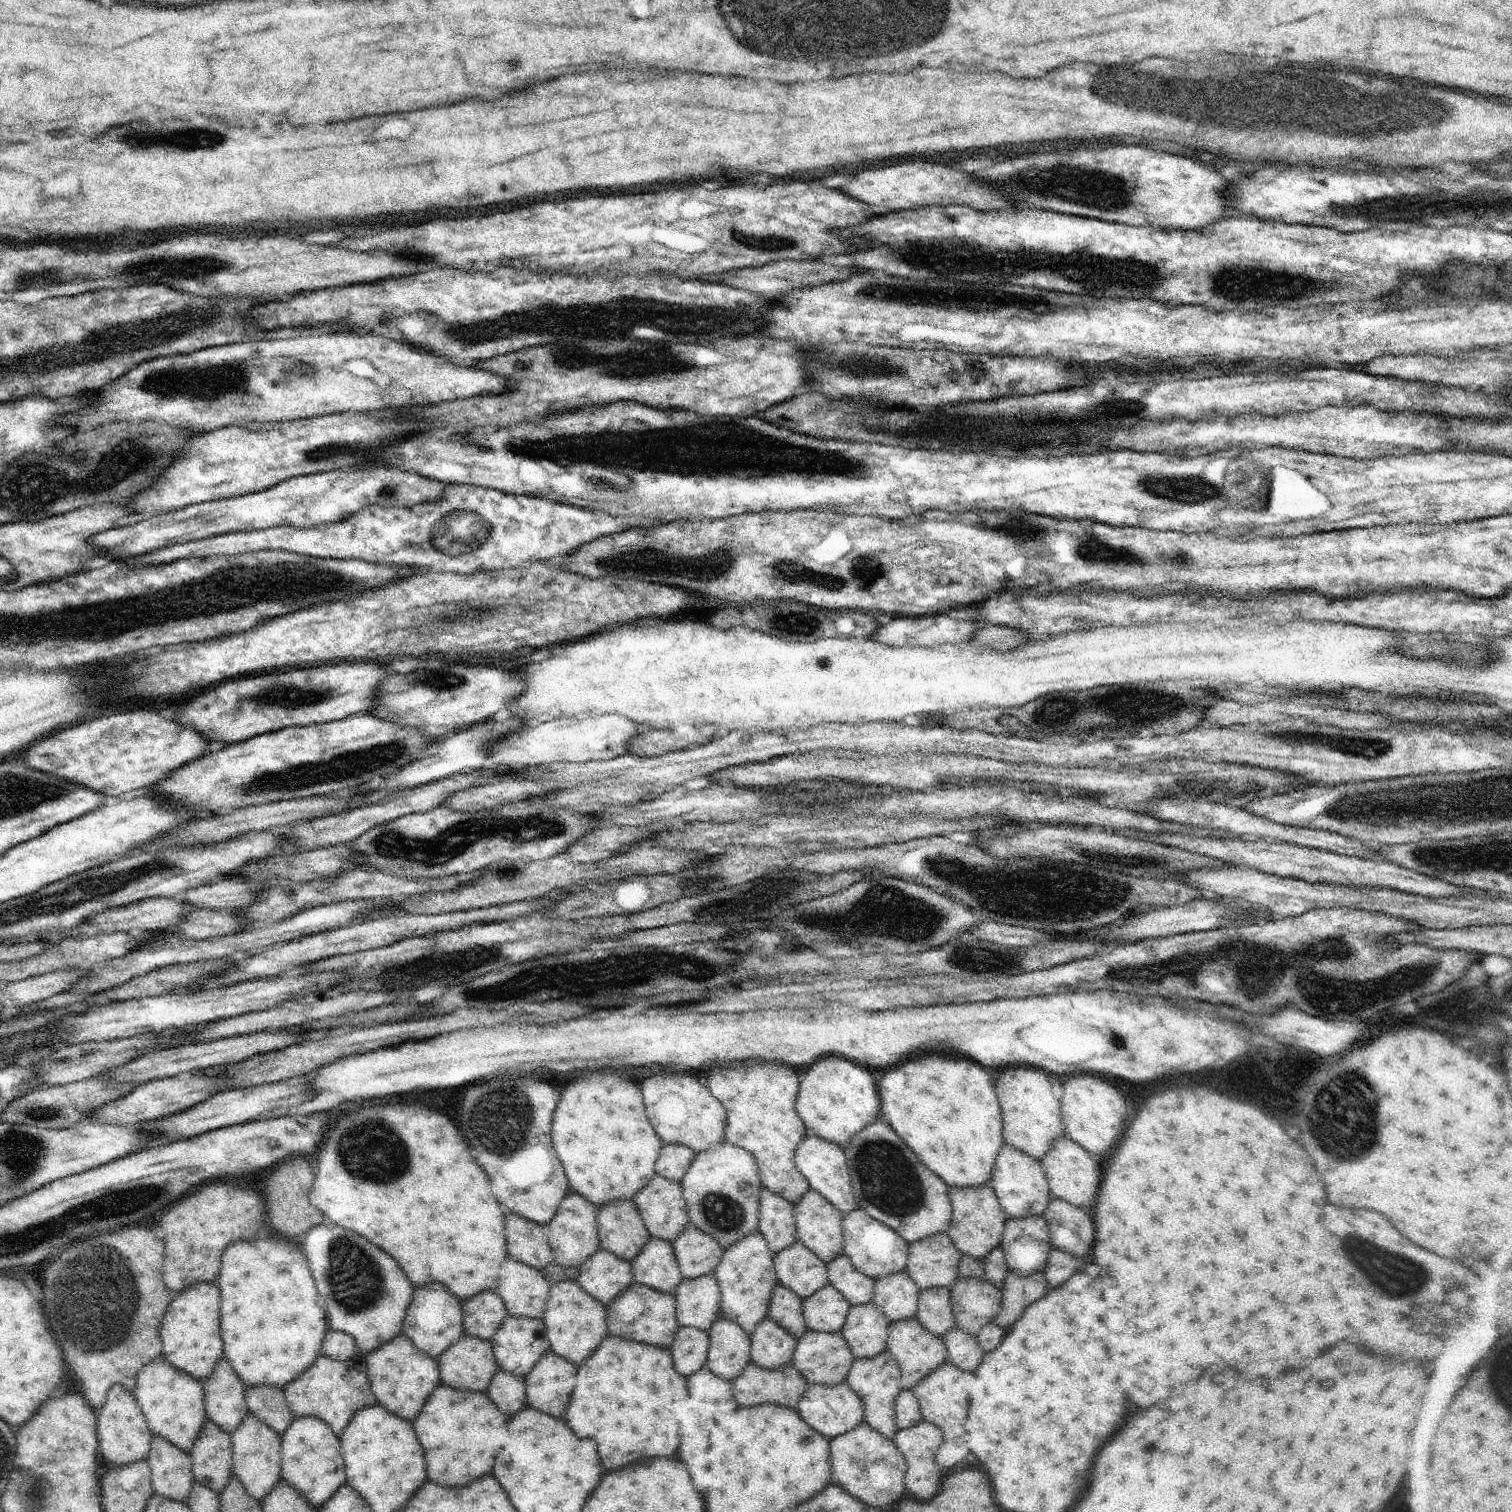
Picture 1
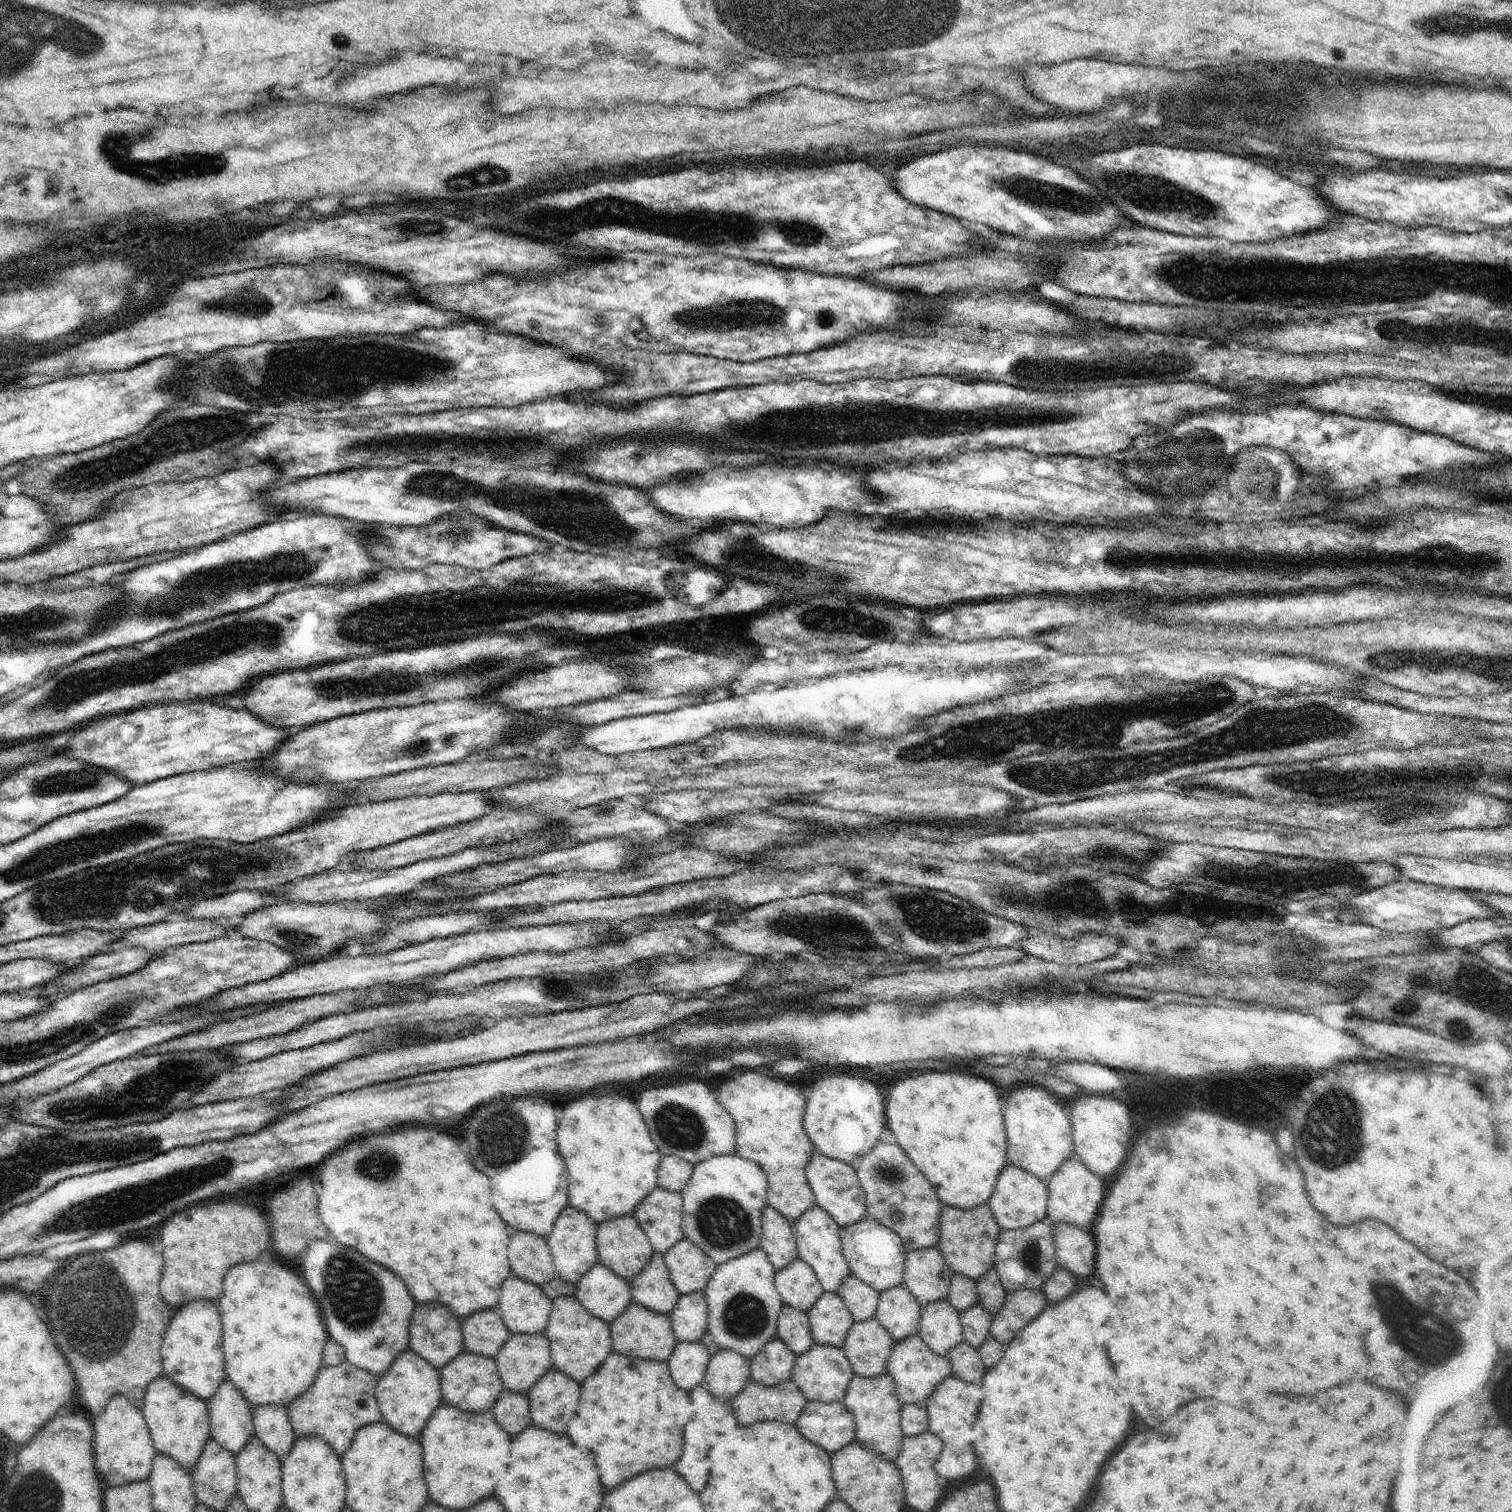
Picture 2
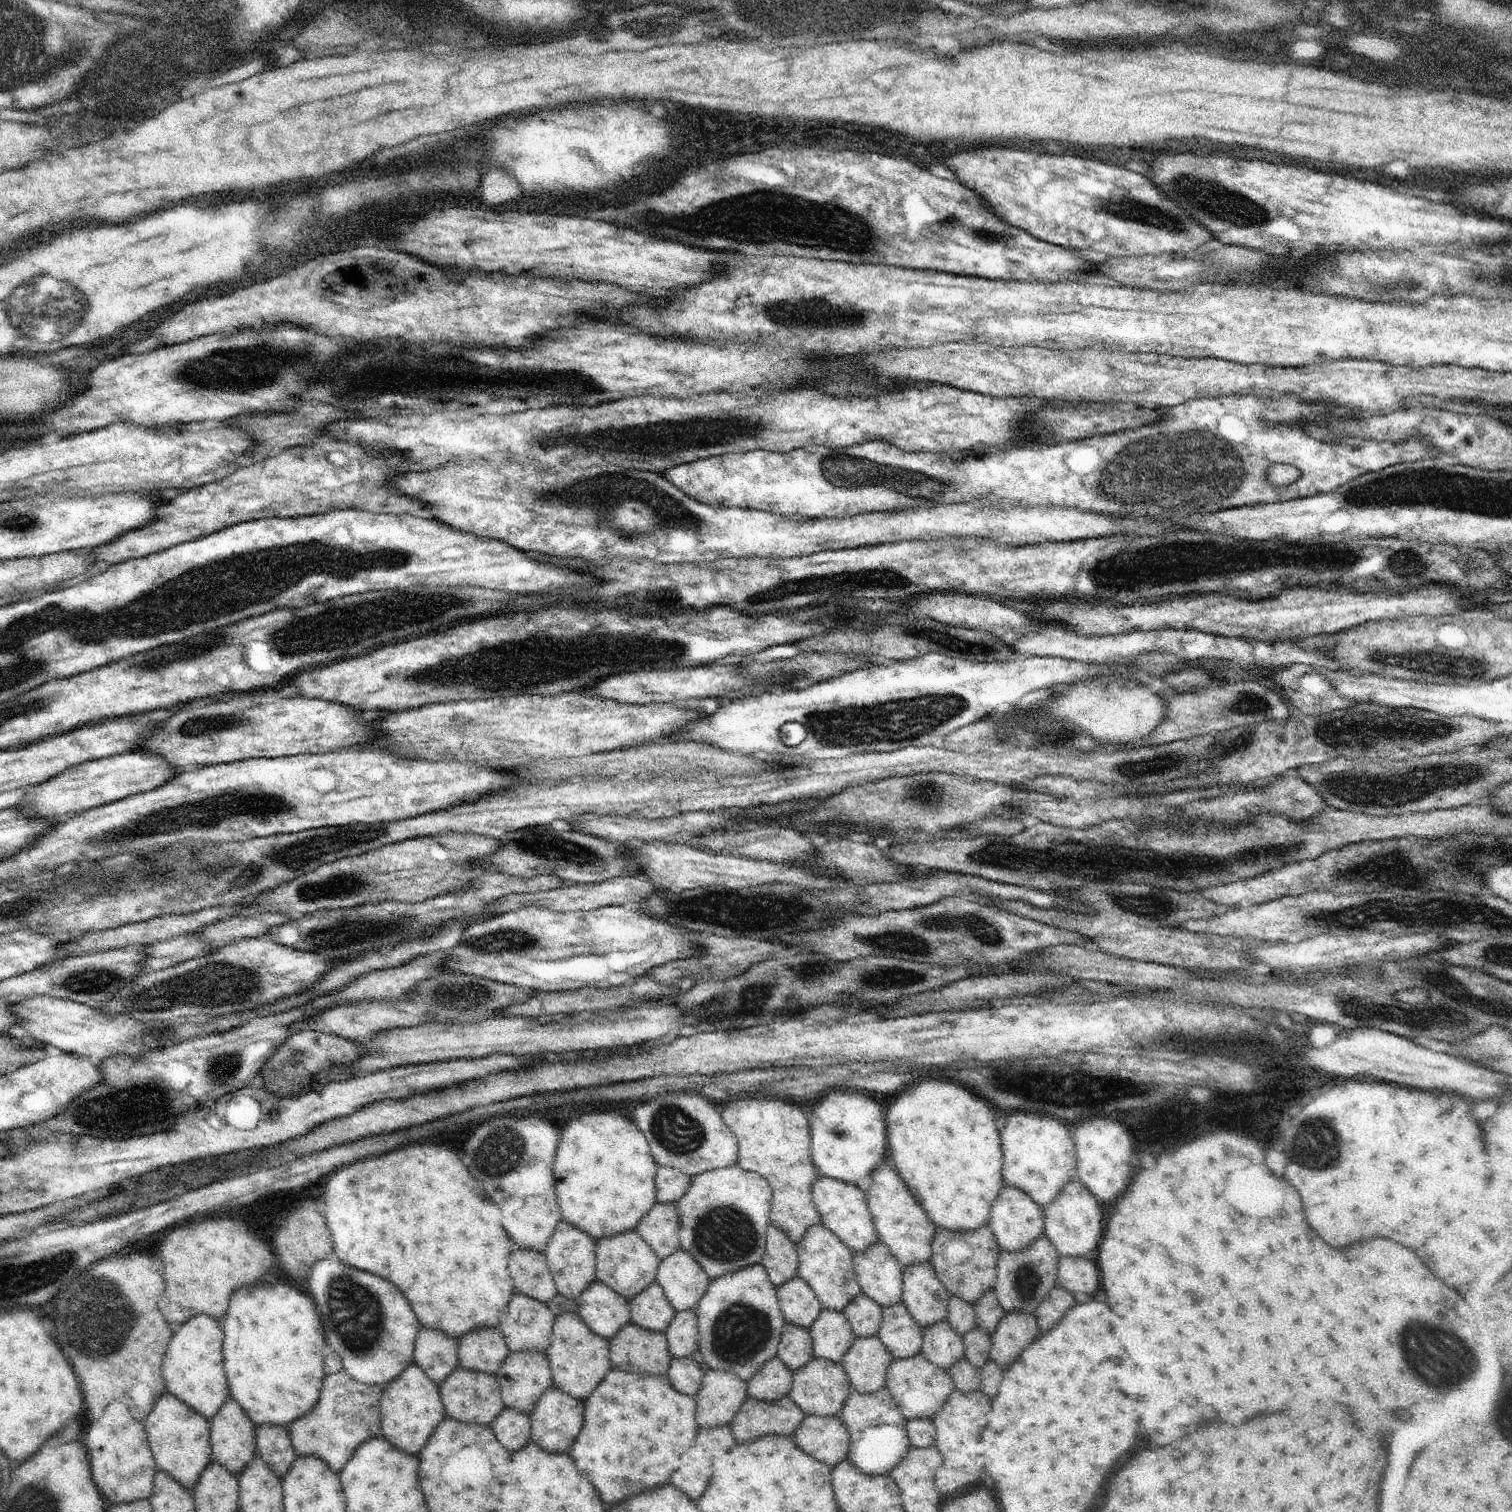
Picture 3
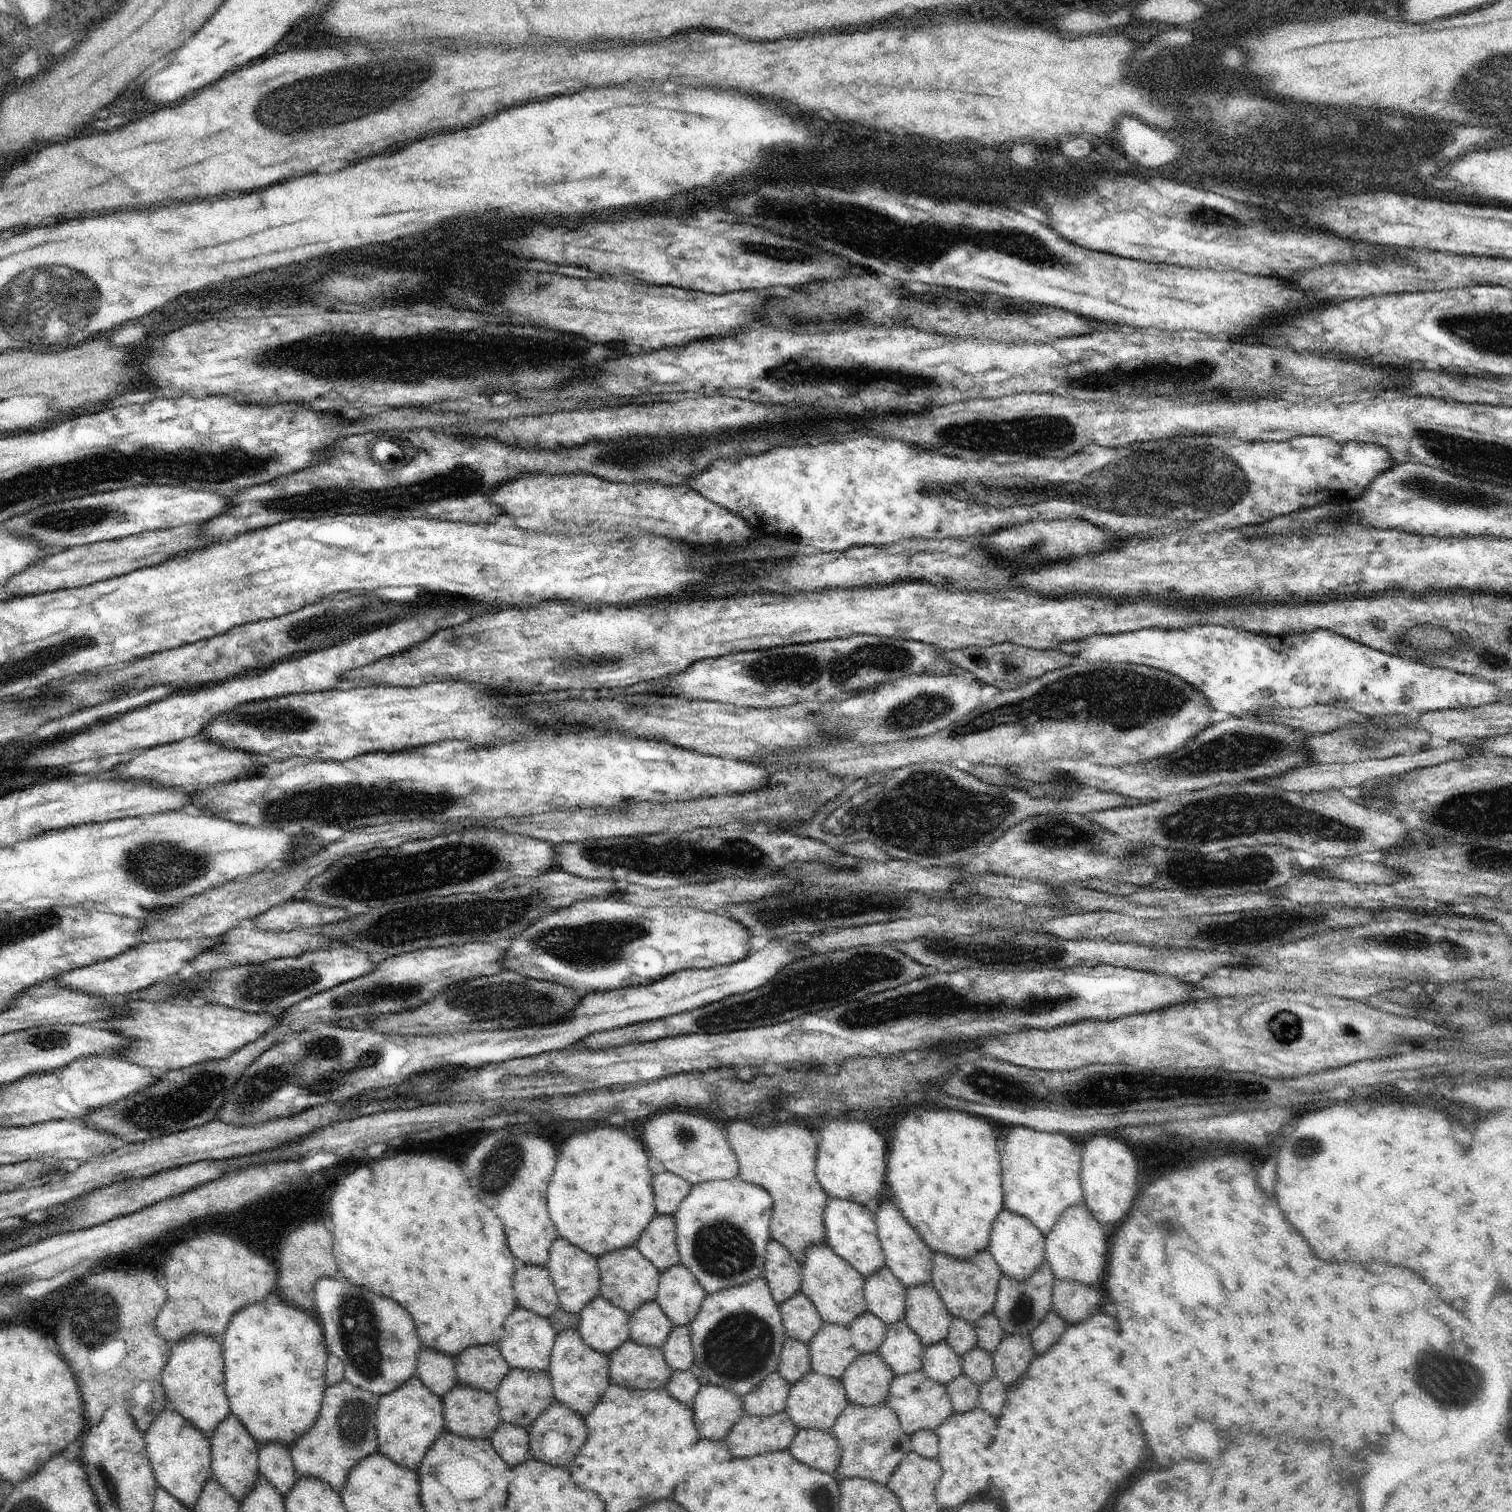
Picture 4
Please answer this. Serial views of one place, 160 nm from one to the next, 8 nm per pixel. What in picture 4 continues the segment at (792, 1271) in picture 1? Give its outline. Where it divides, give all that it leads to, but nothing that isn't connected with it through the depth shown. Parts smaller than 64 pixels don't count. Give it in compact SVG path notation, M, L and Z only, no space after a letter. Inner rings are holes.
M801 1290L779 1305L787 1338L810 1344L823 1326L823 1318L813 1302Z

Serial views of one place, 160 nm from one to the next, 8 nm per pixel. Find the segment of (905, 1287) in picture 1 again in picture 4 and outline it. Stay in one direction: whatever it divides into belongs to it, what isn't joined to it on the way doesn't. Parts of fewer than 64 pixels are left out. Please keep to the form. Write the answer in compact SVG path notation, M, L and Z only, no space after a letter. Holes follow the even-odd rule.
M905 1319L892 1323L878 1347L877 1353L894 1374L911 1373L921 1369L925 1346Z

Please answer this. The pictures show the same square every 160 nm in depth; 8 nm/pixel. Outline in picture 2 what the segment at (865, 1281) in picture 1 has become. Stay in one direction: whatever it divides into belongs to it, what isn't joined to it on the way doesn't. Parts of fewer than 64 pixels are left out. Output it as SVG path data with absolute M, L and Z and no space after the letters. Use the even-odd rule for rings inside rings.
M852 1274L843 1280L838 1290L854 1321L863 1321L875 1316L879 1293Z

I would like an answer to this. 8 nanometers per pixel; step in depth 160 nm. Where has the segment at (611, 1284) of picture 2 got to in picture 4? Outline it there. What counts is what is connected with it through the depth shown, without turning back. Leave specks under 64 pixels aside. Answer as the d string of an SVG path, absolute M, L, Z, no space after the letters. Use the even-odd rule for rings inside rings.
M601 1294L579 1312L578 1332L584 1342L598 1352L610 1355L630 1339L629 1314Z

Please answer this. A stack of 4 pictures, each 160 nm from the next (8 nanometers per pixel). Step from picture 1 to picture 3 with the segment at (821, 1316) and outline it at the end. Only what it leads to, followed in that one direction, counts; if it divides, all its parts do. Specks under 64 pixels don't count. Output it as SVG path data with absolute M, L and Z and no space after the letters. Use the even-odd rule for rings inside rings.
M823 1309L809 1334L813 1341L813 1358L836 1364L843 1364L844 1356L856 1342L852 1326L843 1311Z

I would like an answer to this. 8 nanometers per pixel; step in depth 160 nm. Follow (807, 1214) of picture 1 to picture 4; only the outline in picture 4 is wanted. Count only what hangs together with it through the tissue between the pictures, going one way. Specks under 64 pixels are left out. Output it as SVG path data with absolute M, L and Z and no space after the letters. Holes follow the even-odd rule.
M826 1243L808 1246L800 1290L810 1298L824 1323L849 1326L867 1309L864 1277Z

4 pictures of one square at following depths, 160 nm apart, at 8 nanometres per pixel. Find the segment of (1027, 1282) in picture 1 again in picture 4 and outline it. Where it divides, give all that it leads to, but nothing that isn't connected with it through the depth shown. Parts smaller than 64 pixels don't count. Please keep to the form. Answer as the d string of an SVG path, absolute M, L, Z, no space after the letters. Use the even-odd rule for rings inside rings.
M1031 1333L1006 1334L992 1355L995 1375L1006 1387L1013 1385L1026 1372L1036 1355Z

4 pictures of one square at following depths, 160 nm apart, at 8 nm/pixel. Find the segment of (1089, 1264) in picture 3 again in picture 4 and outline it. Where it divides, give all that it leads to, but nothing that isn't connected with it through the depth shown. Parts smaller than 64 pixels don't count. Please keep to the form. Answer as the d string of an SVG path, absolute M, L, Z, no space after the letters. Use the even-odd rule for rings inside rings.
M1055 1279L1053 1284L1052 1309L1061 1314L1069 1326L1090 1316L1092 1306L1096 1308L1104 1294L1102 1286L1085 1285L1068 1279Z

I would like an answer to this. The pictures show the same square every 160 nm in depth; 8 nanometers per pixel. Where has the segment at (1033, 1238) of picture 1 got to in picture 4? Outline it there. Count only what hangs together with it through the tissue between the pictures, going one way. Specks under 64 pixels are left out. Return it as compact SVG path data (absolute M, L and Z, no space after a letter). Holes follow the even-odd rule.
M1046 1260L1042 1261L1036 1272L1031 1277L1025 1278L1024 1281L1017 1281L1004 1274L1000 1277L993 1311L1000 1319L1000 1324L1006 1334L1025 1335L1031 1333L1042 1322L1048 1311L1052 1309L1055 1279L1051 1265Z

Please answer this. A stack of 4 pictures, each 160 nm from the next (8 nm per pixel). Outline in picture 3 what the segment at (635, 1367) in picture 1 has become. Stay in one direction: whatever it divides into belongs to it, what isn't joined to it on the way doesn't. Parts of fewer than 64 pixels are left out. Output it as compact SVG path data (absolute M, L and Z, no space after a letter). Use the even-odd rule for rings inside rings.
M612 1368L604 1382L584 1400L582 1430L570 1454L580 1472L586 1472L596 1486L600 1498L608 1504L618 1504L670 1480L678 1468L684 1446L688 1446L698 1432L696 1406L692 1397L678 1394L670 1386L667 1375L630 1374Z

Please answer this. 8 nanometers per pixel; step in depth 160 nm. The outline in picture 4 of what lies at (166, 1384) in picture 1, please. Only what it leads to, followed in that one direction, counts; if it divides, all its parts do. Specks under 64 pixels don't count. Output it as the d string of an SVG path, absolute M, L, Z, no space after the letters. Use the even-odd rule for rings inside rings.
M168 1407L154 1422L151 1422L150 1428L144 1433L144 1440L149 1461L160 1488L173 1494L182 1504L193 1508L206 1481L213 1476L211 1438L191 1422L186 1421L181 1414Z

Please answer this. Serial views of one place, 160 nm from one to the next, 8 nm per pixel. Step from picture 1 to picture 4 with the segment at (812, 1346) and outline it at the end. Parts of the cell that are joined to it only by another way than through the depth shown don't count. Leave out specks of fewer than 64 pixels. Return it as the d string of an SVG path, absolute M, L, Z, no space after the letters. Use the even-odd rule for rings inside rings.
M811 1370L804 1378L791 1385L785 1411L799 1429L816 1429L826 1432L831 1430L849 1403L842 1380Z

